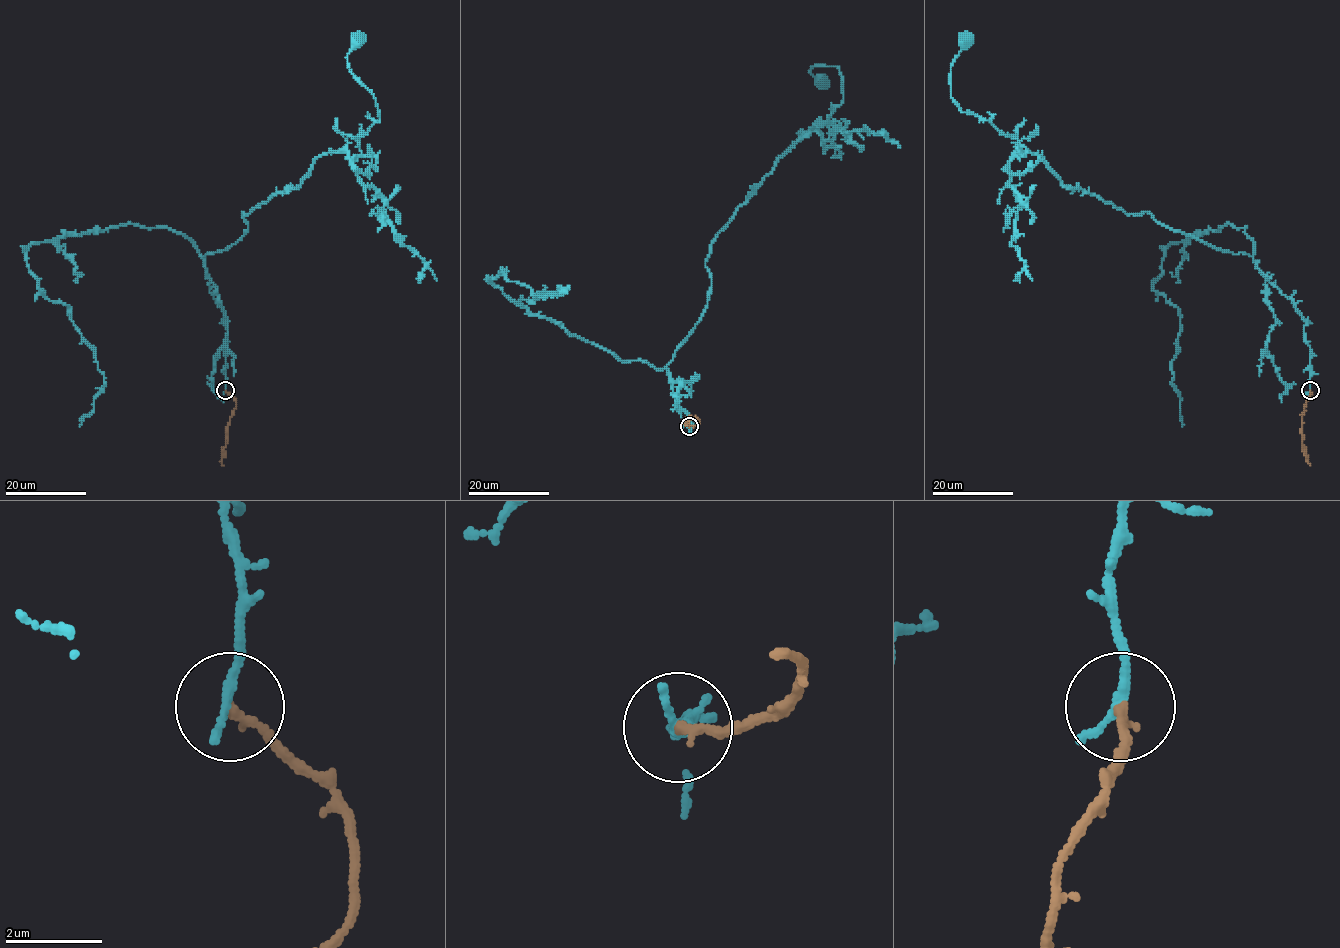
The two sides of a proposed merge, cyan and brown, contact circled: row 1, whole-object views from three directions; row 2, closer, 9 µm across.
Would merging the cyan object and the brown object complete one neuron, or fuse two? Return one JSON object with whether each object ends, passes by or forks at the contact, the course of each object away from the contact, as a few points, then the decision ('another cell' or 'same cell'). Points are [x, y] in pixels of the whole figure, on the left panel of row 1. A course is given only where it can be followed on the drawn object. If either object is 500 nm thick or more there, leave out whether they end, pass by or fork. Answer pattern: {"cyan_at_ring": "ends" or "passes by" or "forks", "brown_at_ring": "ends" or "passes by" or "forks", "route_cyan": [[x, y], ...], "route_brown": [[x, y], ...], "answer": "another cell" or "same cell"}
{"cyan_at_ring": "passes by", "brown_at_ring": "ends", "route_cyan": [[225, 391], [204, 257], [378, 120], [350, 69], [359, 41]], "route_brown": [[225, 391], [234, 398], [235, 409], [227, 427], [227, 443], [221, 461], [223, 466]], "answer": "same cell"}

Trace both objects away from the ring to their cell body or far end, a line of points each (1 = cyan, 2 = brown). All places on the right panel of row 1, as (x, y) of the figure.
1: (1310, 391), (1305, 320), (1251, 257), (1069, 189), (1014, 136), (963, 113), (951, 94), (950, 69), (966, 41)
2: (1310, 391), (1301, 427), (1304, 455), (1309, 466)

